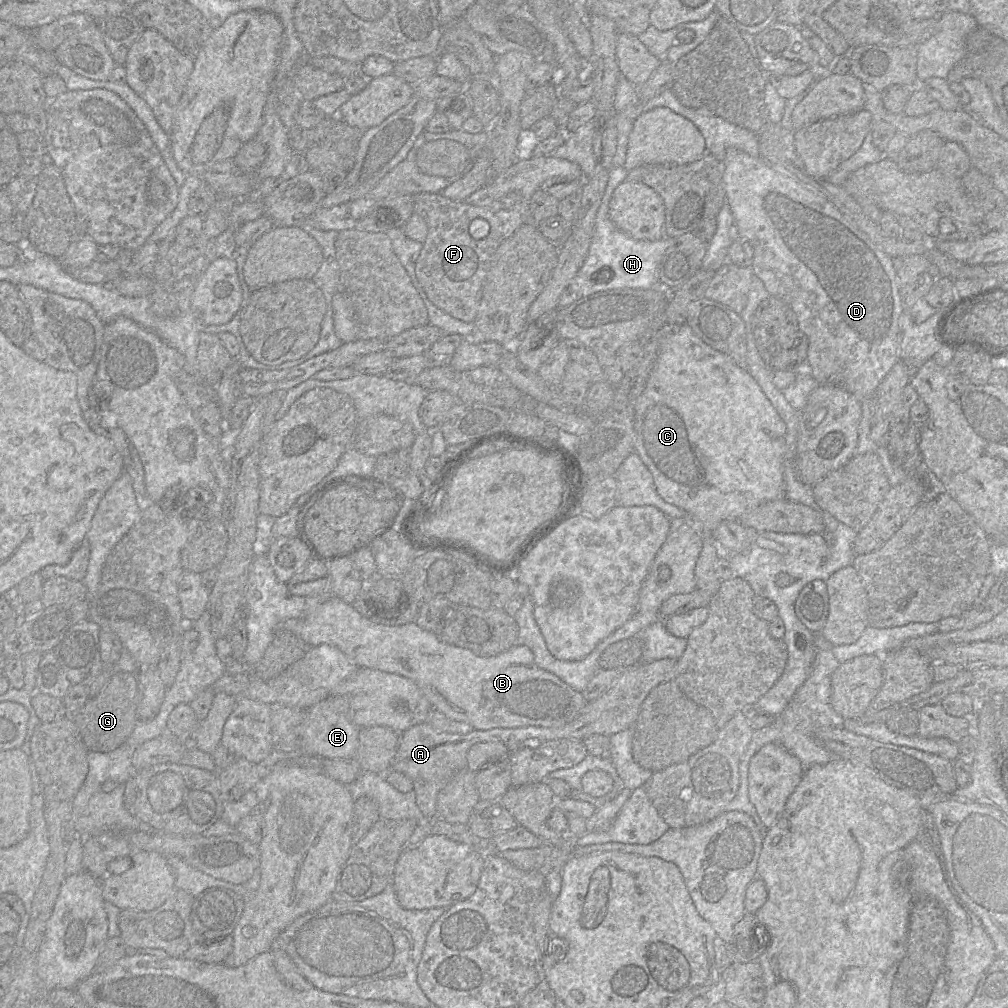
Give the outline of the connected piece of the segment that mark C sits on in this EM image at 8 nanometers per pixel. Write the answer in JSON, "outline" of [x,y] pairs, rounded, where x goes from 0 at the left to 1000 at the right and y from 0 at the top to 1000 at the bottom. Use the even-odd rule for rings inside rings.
{"outline":[[[681,320],[660,333],[656,338],[651,359],[643,374],[638,390],[630,399],[629,407],[629,448],[634,451],[645,467],[652,489],[661,498],[680,506],[690,521],[695,524],[696,544],[689,560],[690,583],[700,585],[700,588],[706,594],[715,579],[715,574],[710,568],[710,556],[713,544],[707,534],[707,528],[710,523],[717,516],[732,516],[736,510],[743,508],[757,498],[779,494],[777,462],[780,422],[743,369],[732,363],[722,352],[708,347],[699,341]]]}

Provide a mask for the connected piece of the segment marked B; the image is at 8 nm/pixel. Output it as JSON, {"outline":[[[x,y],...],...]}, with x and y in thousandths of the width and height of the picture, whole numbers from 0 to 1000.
{"outline":[[[254,551],[248,561],[242,606],[246,636],[240,654],[247,660],[252,661],[260,654],[274,625],[284,624],[309,642],[318,639],[334,642],[354,662],[390,668],[409,675],[423,690],[430,704],[438,706],[447,714],[465,718],[469,724],[554,722],[567,716],[583,697],[577,688],[567,684],[549,668],[535,663],[528,646],[521,640],[512,639],[492,651],[475,652],[464,644],[438,636],[433,629],[417,623],[412,617],[398,620],[372,618],[328,586],[311,592],[290,590],[284,578],[274,573],[265,551]]]}

